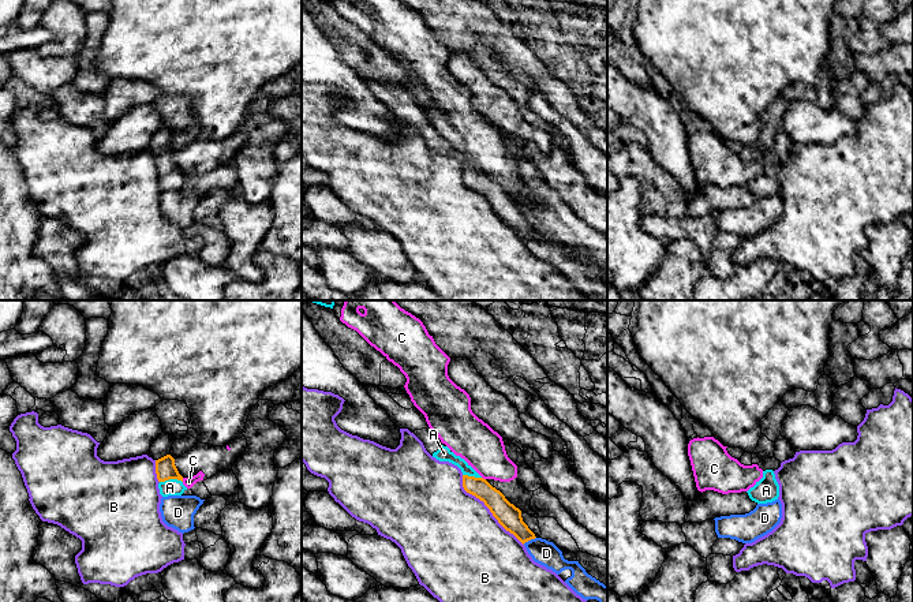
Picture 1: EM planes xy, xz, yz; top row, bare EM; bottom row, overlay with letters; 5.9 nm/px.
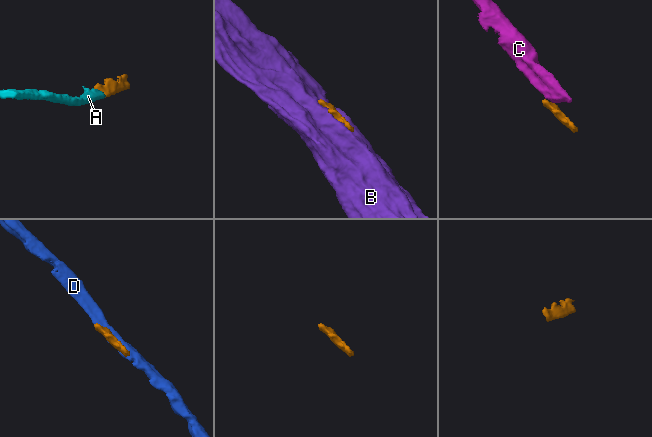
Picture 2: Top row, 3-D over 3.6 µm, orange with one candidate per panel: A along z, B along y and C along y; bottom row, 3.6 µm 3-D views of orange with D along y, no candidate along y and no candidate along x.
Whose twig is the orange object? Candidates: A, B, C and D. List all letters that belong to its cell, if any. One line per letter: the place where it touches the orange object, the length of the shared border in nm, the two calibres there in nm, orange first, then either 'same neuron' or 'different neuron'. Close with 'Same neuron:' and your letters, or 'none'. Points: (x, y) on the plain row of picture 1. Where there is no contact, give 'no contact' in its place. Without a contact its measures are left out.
A: contact xy (171, 172); length 140 nm; calibres 120 and 100 nm; same neuron
B: contact xz (487, 201); length 550 nm; calibres 140 and 500 nm; different neuron
C: contact xy (182, 174); length 30 nm; calibres 120 and 60 nm; different neuron
D: contact xz (528, 234); length 90 nm; calibres 140 and 150 nm; different neuron
Same neuron: A

